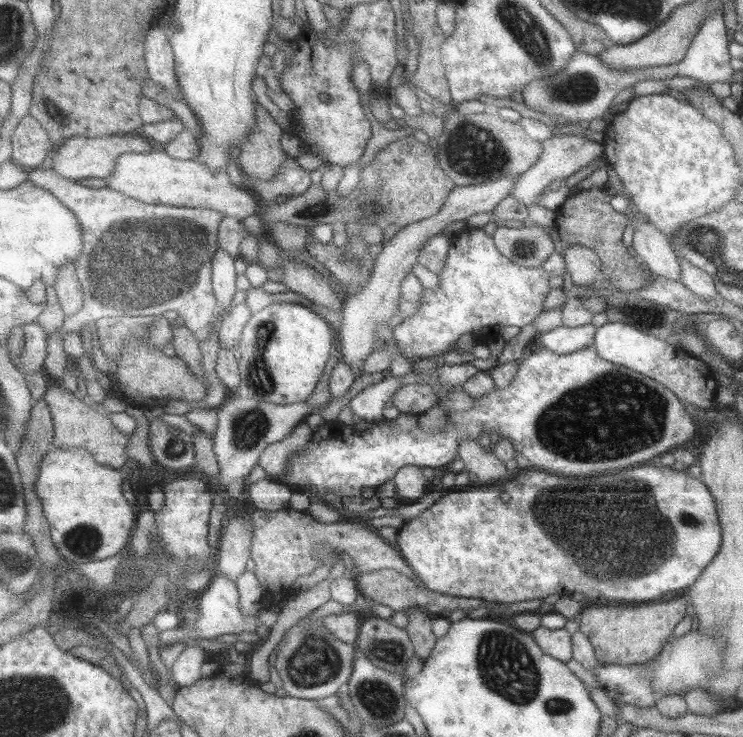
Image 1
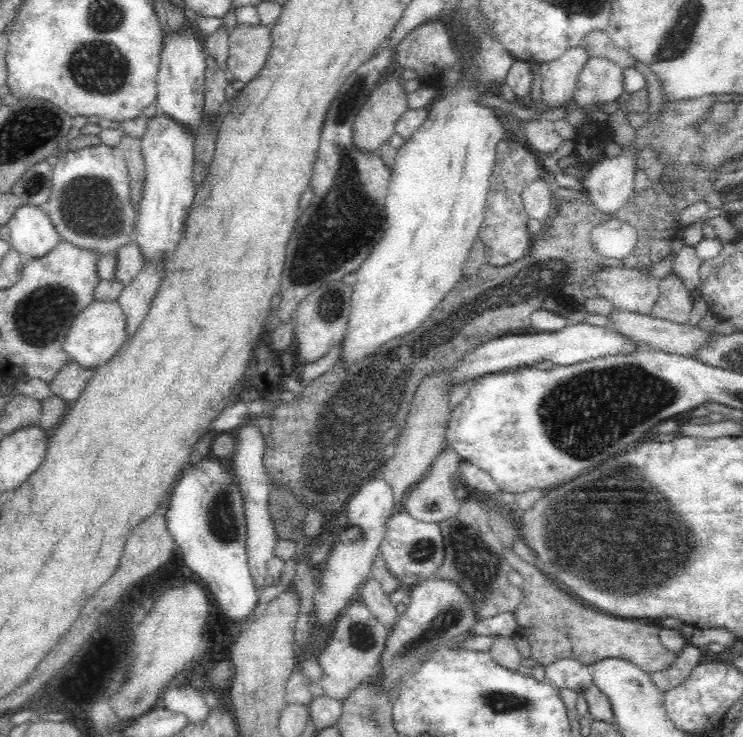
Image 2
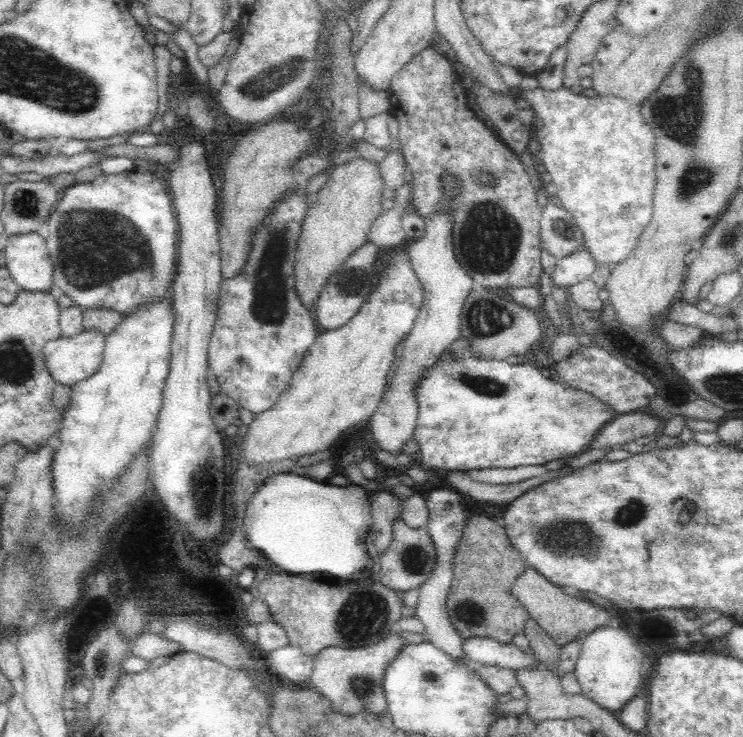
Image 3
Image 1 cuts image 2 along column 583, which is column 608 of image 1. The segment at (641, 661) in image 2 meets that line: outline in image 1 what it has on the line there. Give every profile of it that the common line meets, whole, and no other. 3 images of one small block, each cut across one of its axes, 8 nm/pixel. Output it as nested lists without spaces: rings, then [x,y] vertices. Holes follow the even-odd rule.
[[[684,594],[672,600],[623,603],[619,606],[586,606],[579,614],[579,630],[594,647],[596,658],[602,663],[633,665],[654,660],[664,644],[673,636],[675,627],[687,616],[689,597]]]

